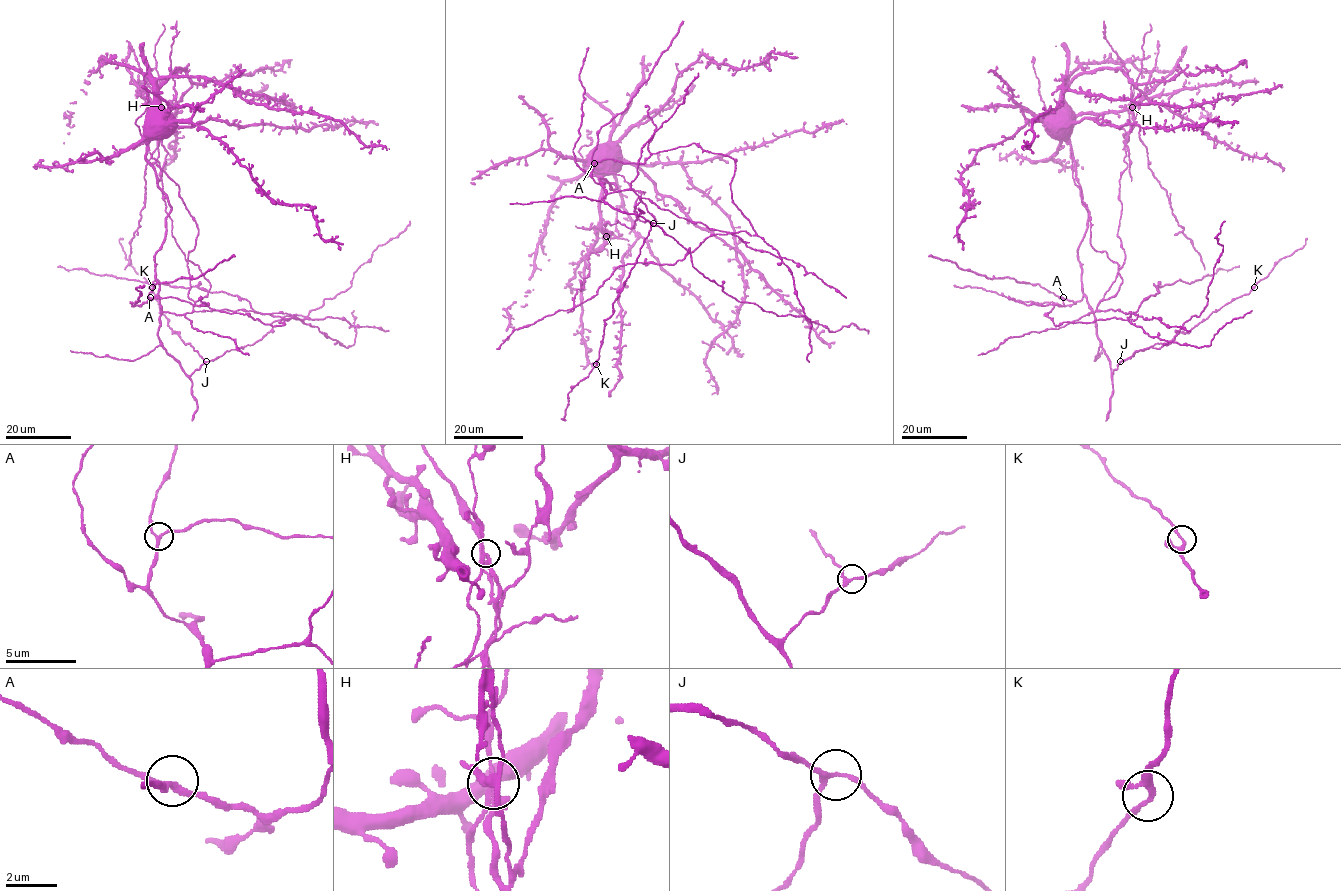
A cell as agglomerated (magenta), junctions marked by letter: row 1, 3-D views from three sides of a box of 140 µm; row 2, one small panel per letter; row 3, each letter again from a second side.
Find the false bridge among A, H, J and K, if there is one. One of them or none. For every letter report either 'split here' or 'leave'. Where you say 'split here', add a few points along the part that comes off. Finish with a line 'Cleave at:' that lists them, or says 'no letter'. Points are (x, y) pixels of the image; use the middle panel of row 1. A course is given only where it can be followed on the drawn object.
A: leave
H: split here; foreign part runs (606, 235), (609, 240), (600, 251), (590, 253), (589, 274), (574, 298), (574, 309), (567, 312)
J: leave
K: leave
Cleave at: H

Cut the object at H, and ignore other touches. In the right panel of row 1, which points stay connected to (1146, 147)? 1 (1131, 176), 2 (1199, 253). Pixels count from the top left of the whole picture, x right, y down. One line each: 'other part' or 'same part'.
1: same part
2: same part

